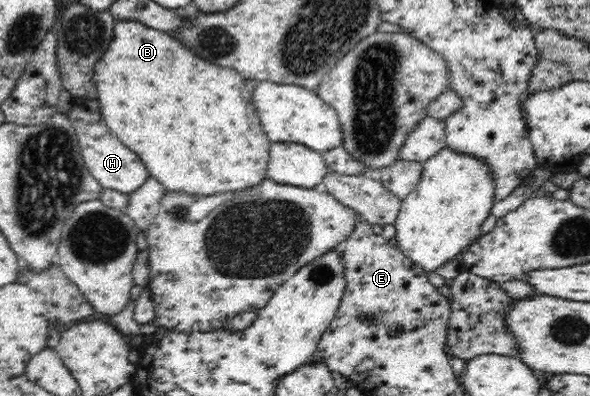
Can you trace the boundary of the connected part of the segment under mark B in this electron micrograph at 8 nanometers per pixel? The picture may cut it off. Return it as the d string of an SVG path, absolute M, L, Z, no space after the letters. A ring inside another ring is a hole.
M126 20L115 23L108 49L106 49L106 53L102 54L102 59L96 63L95 75L98 75L98 77L95 77L95 83L96 87L98 87L100 109L102 109L104 119L108 121L108 127L110 127L112 135L116 135L120 141L124 141L126 147L134 149L134 153L142 159L142 163L150 171L149 175L156 177L168 192L190 193L191 196L214 195L214 193L226 193L226 191L254 187L268 178L267 165L271 141L262 127L258 110L251 101L251 93L246 88L246 80L238 71L218 67L218 65L210 65L208 61L202 61L200 57L190 53L190 49L186 49L172 35L156 31L156 29L150 29L150 27L144 27L142 23L136 23L136 21Z

